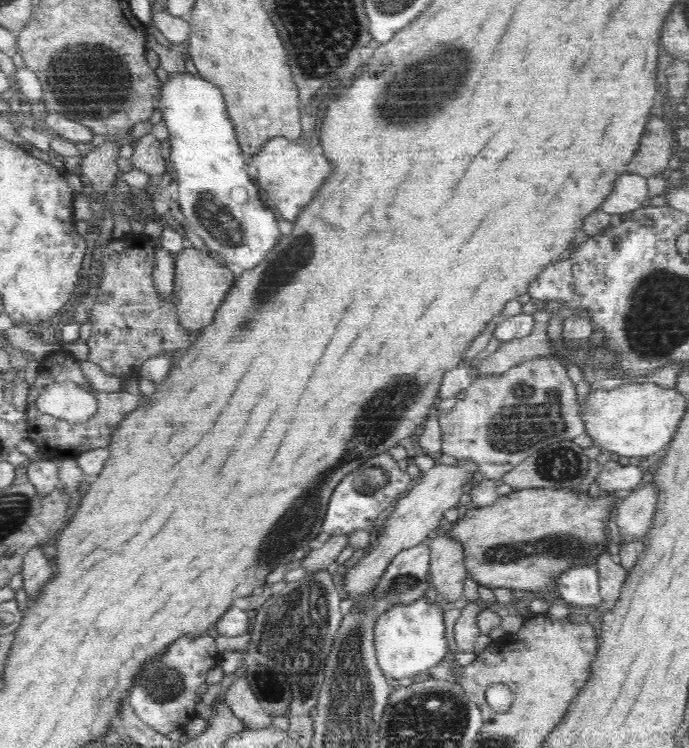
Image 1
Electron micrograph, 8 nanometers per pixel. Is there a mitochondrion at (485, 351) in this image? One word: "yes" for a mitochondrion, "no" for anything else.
no

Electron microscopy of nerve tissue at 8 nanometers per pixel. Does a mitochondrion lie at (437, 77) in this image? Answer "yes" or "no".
yes

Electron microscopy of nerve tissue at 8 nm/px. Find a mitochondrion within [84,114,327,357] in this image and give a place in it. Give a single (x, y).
(282, 268)

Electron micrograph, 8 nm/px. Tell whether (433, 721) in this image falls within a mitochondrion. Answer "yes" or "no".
yes

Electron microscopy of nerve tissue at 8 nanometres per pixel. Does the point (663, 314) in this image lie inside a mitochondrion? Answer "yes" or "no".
yes

